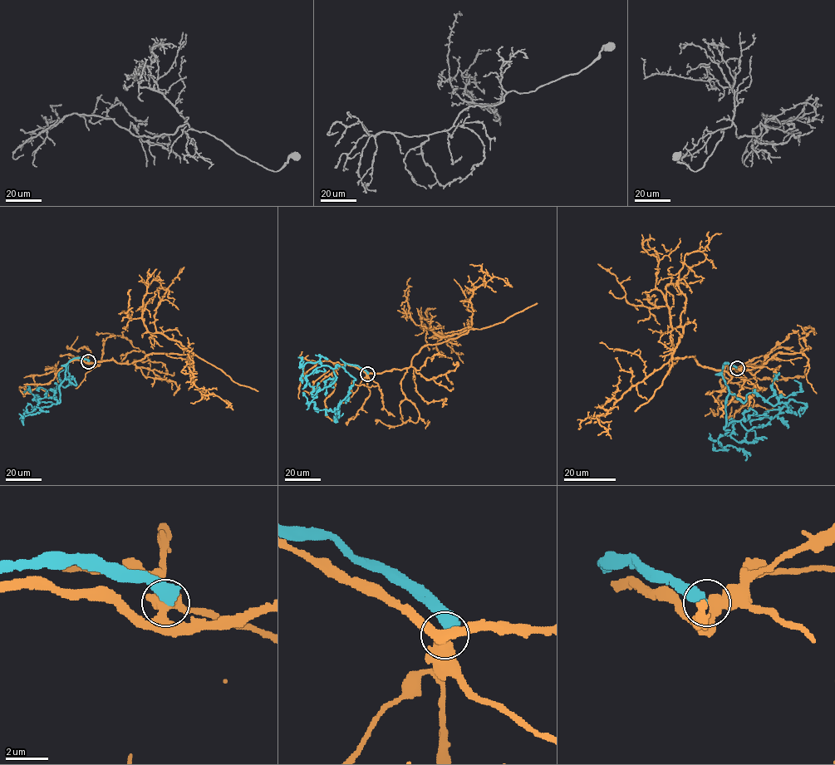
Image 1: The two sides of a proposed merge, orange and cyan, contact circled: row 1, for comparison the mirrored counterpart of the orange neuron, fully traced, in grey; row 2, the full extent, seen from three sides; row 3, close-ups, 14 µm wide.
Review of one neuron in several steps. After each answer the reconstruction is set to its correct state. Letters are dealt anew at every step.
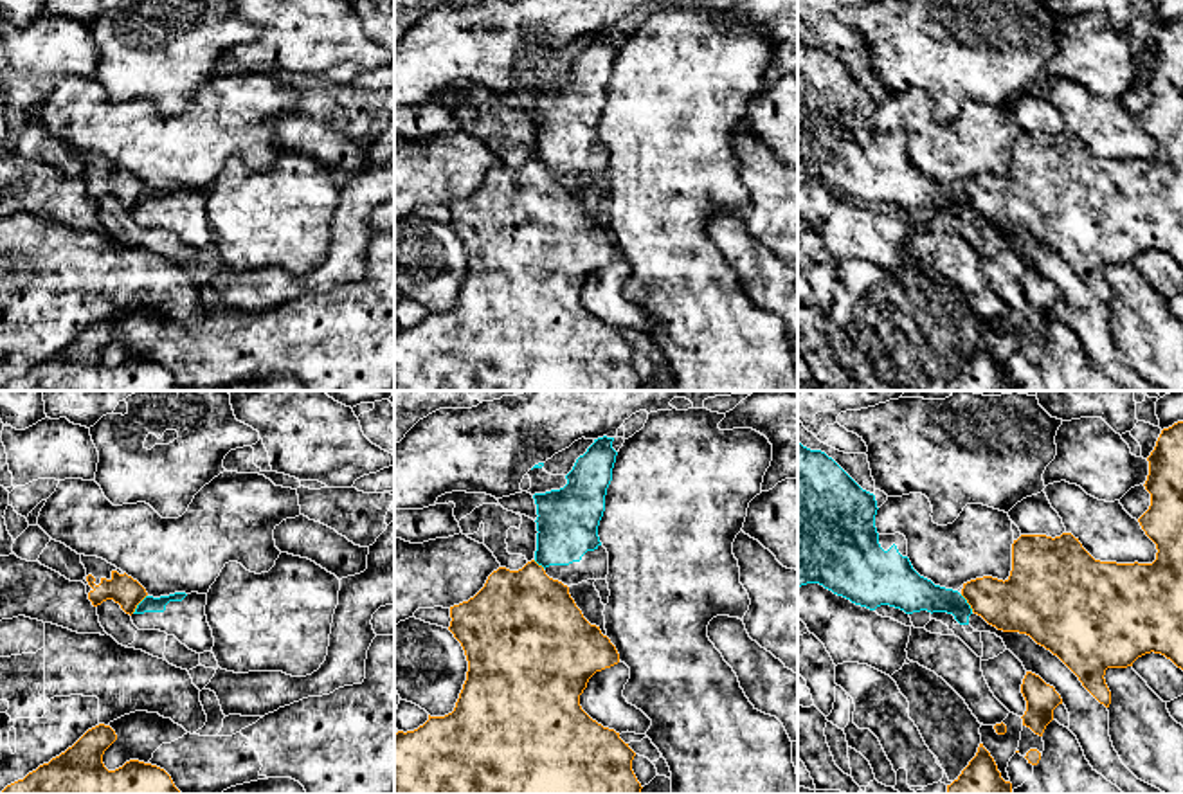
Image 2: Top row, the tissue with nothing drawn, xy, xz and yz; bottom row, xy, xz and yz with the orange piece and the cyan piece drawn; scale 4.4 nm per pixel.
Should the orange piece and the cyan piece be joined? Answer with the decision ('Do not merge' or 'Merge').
Do not merge

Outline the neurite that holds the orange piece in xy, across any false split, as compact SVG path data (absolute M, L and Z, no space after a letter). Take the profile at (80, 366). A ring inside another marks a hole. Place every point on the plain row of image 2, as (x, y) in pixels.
M99 320L0 391L182 391L171 373L151 360L130 356L108 367L103 351L115 337L115 328Z

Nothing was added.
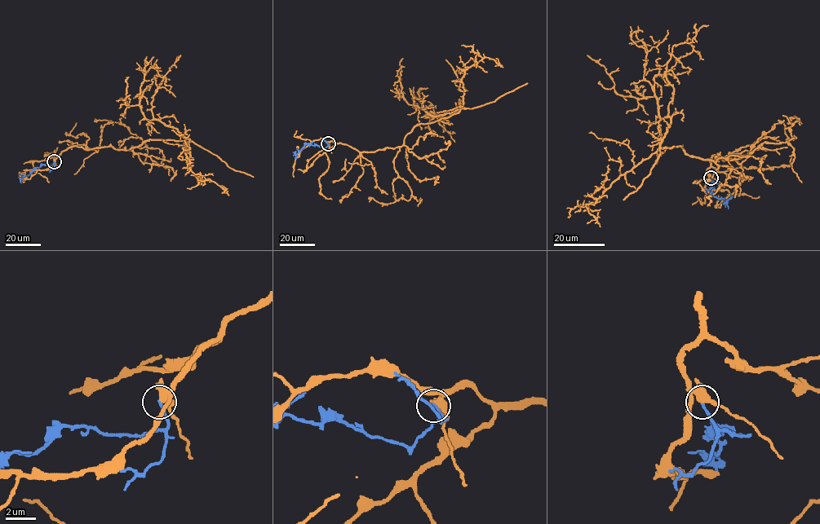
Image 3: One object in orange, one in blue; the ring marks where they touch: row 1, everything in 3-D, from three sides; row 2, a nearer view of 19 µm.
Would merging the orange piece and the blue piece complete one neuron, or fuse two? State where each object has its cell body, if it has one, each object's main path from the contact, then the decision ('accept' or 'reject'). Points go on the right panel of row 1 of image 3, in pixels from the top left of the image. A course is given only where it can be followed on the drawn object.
soma orange none; soma blue none; course orange (711, 178), (711, 158), (721, 157), (659, 148), (670, 118), (654, 96), (618, 94), (587, 55); course blue (711, 178), (718, 183), (713, 182), (711, 193), (717, 198), (725, 199), (728, 209); reject

